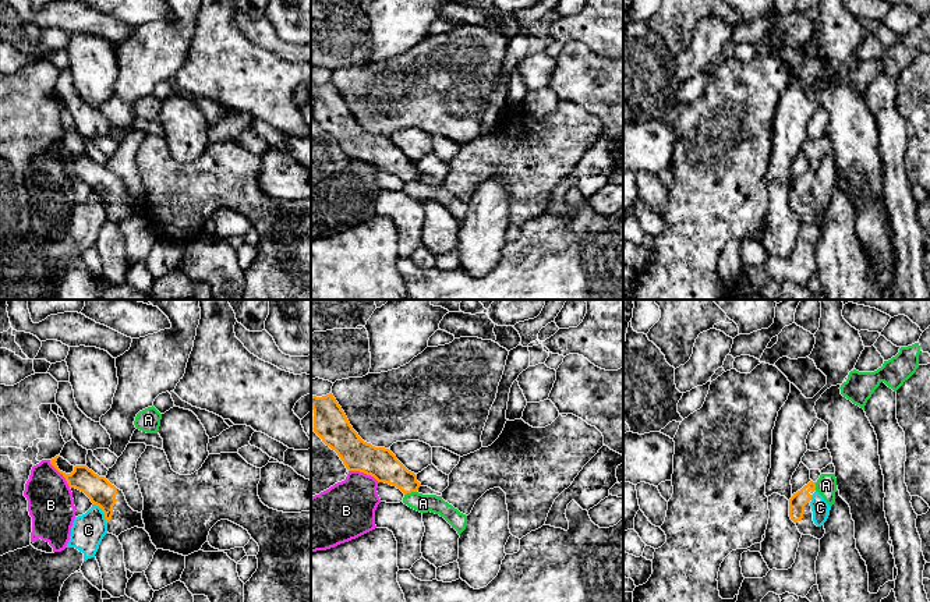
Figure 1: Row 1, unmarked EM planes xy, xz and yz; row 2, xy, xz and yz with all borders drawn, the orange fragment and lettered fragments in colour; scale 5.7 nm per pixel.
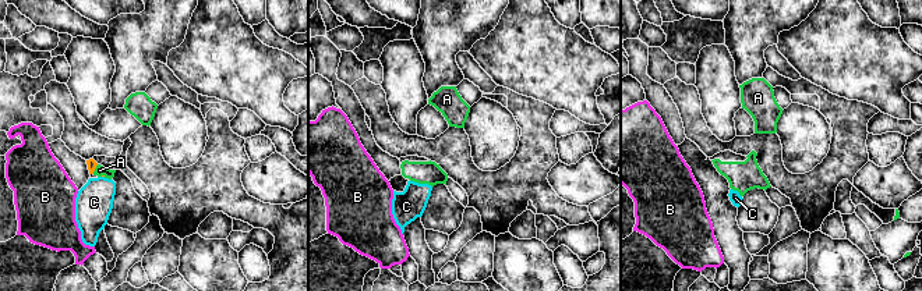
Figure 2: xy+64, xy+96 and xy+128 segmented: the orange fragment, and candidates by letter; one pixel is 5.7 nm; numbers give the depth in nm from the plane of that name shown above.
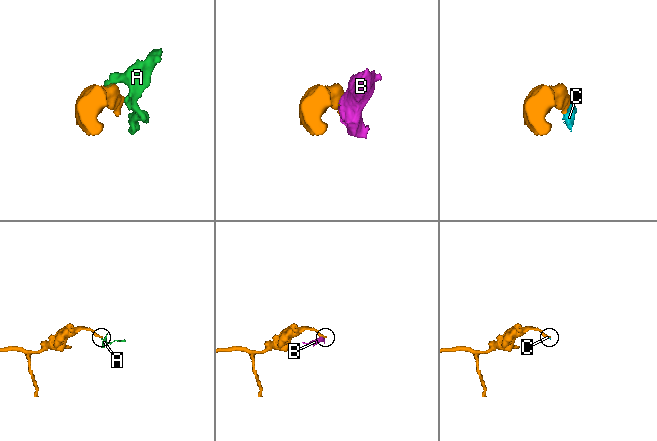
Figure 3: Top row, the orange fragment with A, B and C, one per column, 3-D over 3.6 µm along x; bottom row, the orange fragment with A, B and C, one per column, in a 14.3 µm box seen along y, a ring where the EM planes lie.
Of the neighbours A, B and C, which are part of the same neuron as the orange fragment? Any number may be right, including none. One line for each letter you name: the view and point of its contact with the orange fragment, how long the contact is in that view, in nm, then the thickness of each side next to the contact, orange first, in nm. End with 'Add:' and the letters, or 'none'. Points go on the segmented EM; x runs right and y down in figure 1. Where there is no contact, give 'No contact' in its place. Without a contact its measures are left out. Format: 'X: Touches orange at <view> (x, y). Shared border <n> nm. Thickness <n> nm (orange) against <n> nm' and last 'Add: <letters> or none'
Add: none

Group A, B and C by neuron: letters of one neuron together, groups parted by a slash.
A C / B

